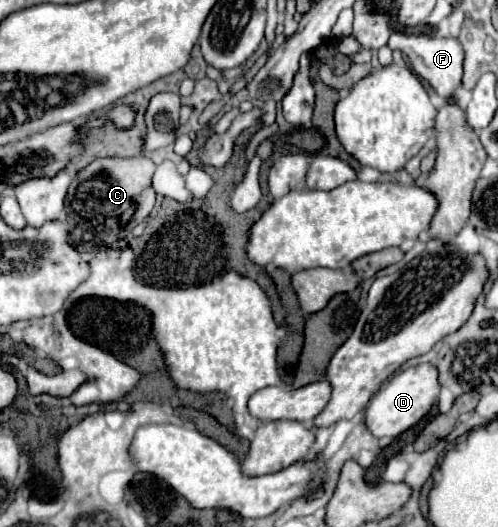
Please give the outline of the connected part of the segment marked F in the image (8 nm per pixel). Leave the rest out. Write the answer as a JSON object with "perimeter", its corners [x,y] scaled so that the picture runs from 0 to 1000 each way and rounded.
{"perimeter":[[[785,63],[781,74],[781,89],[785,93],[801,93],[805,101],[813,101],[825,116],[829,135],[849,146],[873,173],[878,180],[890,188],[890,195],[910,195],[918,169],[926,165],[926,150],[930,150],[930,89],[918,74],[894,70],[894,74],[861,74],[857,66],[813,66],[813,63]]]}

